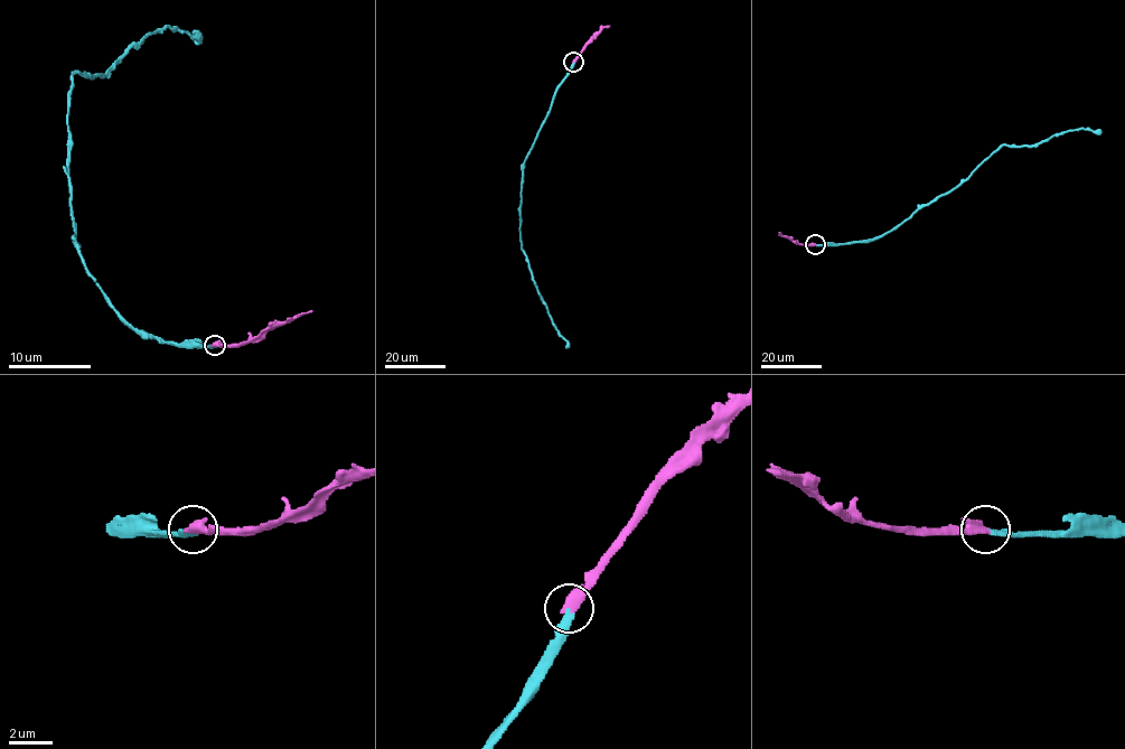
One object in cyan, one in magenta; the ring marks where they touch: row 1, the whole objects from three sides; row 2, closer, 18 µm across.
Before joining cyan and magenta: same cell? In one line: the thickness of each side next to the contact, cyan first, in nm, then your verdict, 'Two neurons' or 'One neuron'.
Thickness 260 nm (cyan) against 360 nm. One neuron

